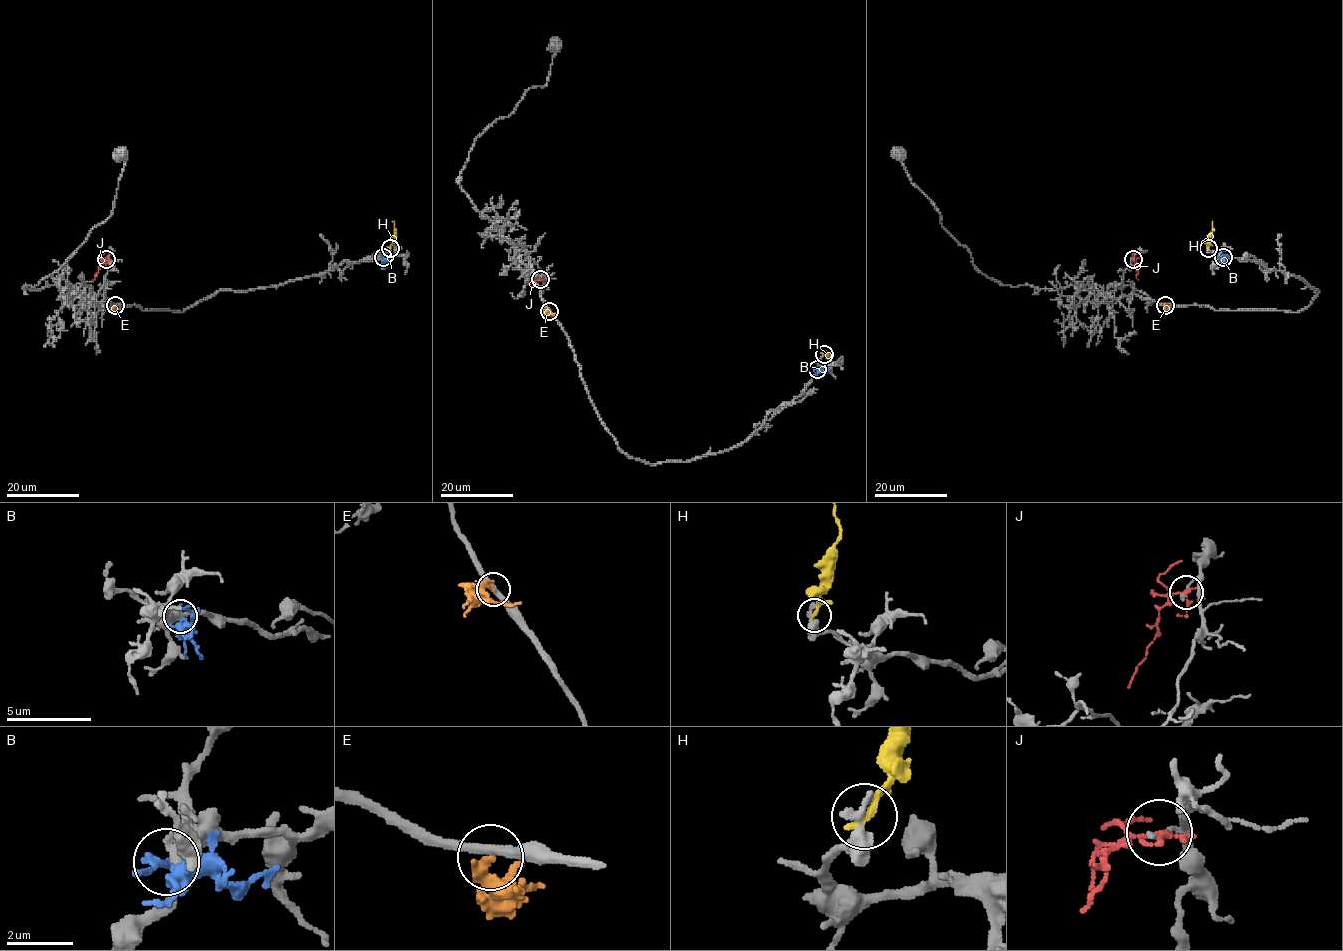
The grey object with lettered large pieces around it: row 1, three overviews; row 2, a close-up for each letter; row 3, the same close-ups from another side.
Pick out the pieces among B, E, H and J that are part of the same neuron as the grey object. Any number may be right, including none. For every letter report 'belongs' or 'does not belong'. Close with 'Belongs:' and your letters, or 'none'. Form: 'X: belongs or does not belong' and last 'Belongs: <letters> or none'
B: does not belong
E: does not belong
H: does not belong
J: does not belong
Belongs: none

